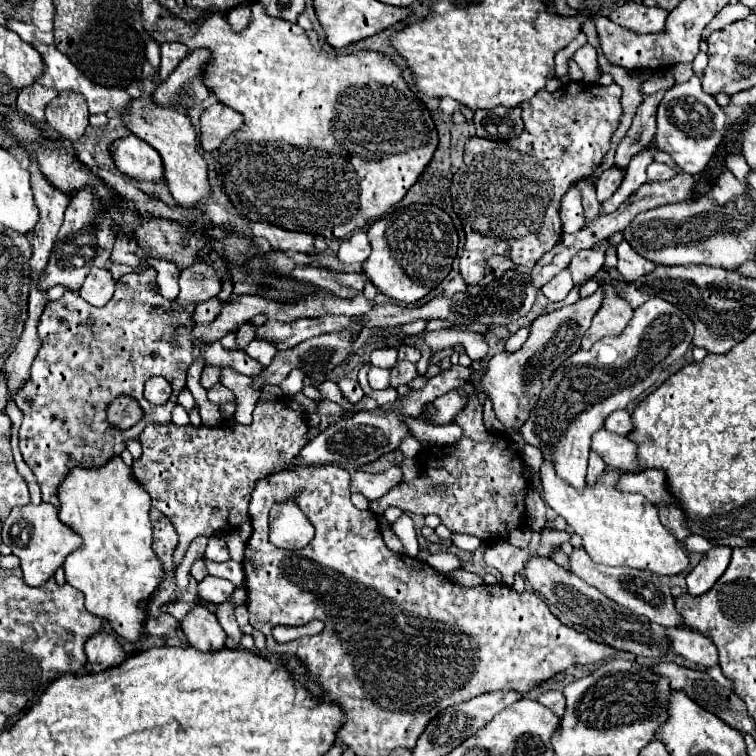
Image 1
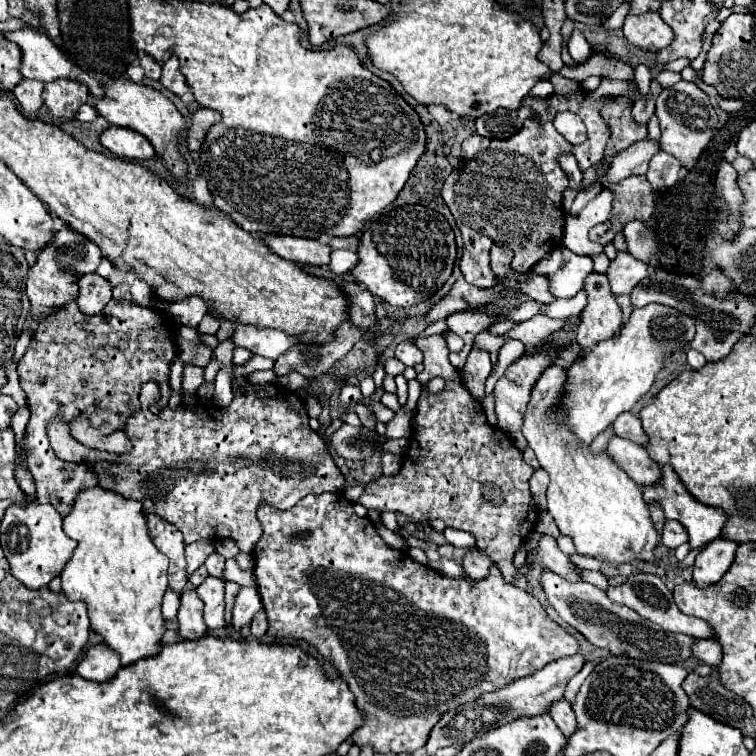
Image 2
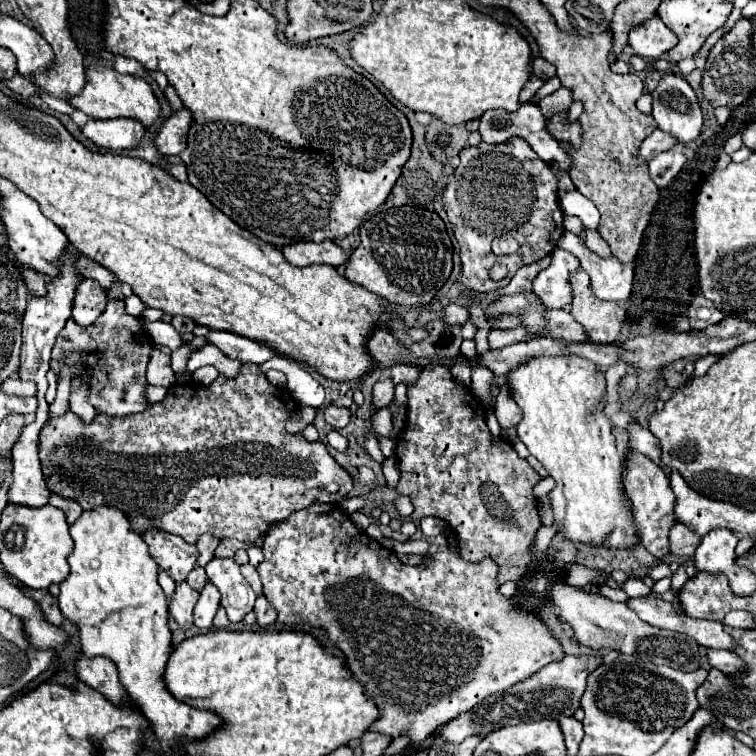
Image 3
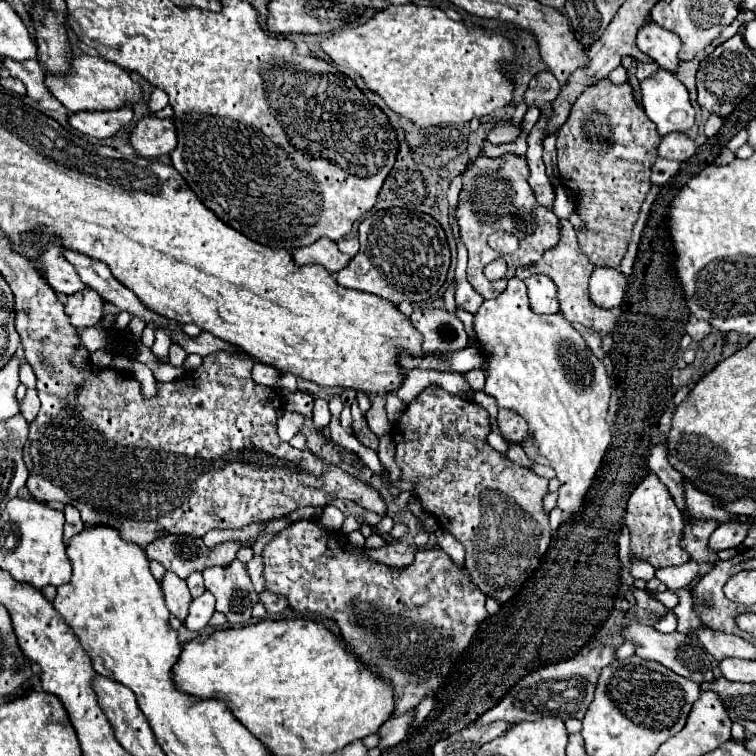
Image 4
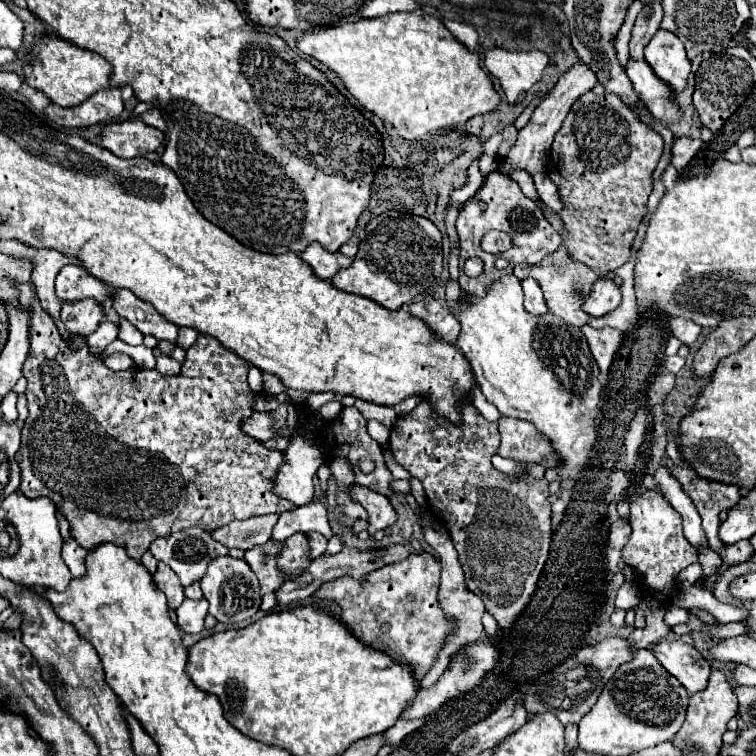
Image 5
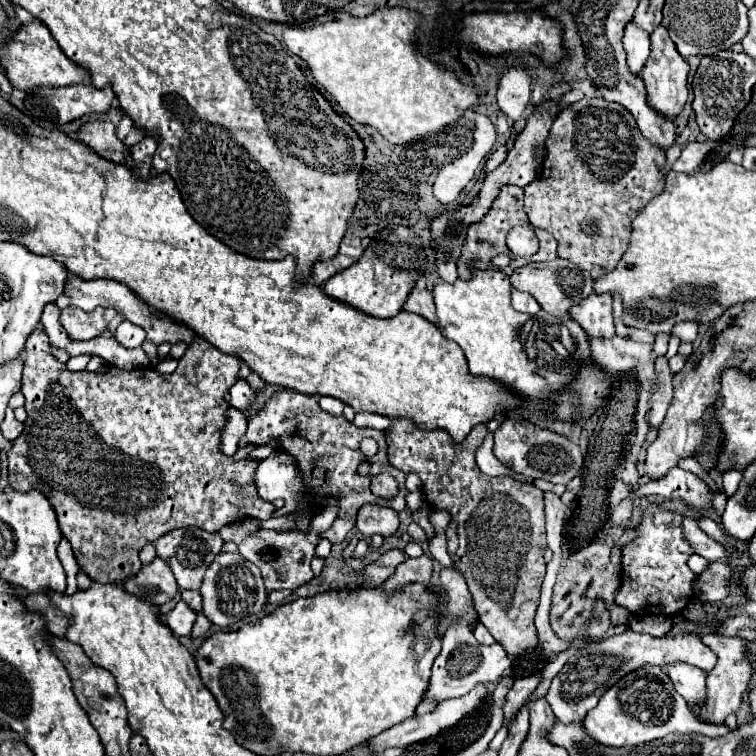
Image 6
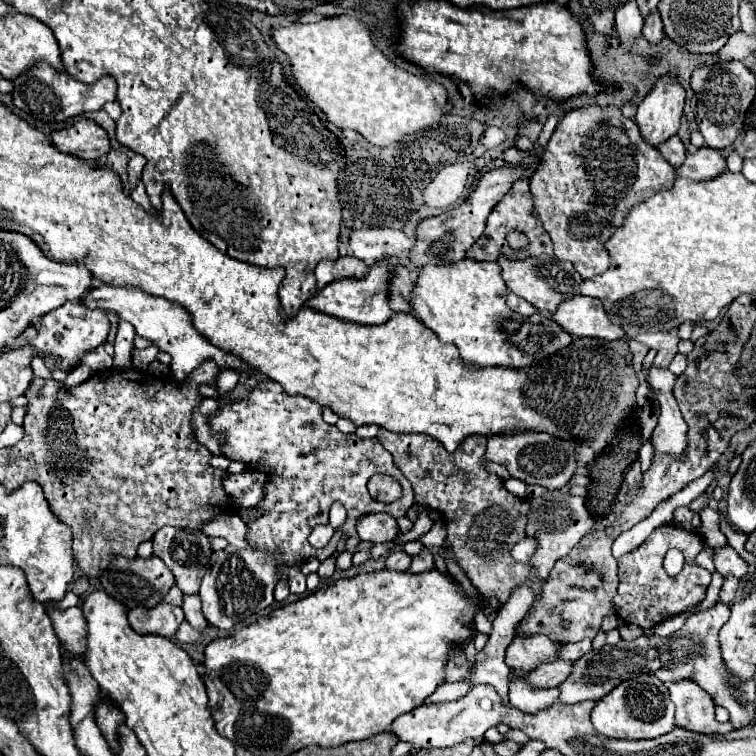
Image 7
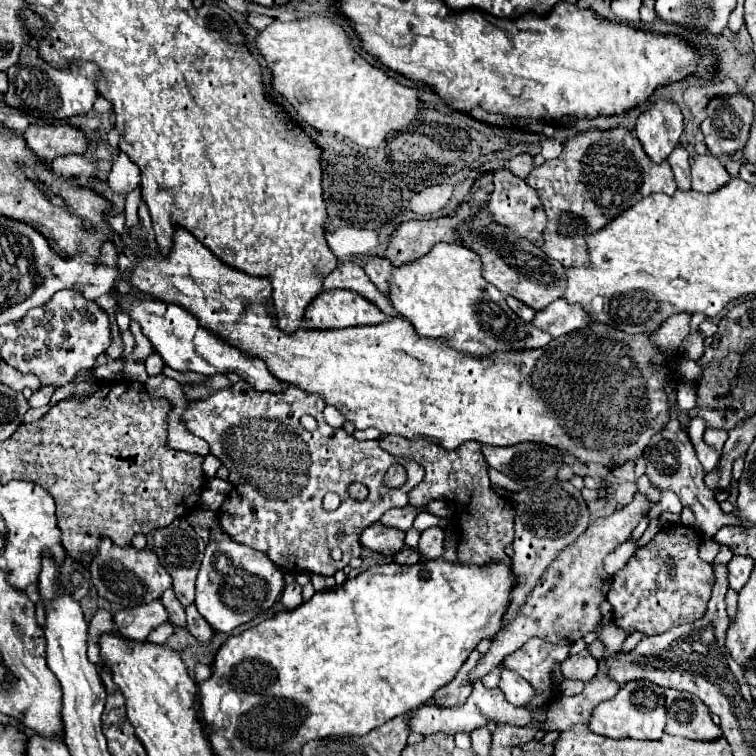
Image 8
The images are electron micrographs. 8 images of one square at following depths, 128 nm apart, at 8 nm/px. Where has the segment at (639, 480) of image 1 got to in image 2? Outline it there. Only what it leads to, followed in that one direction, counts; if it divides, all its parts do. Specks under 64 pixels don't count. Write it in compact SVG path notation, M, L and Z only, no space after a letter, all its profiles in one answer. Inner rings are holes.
M662 466L662 476L660 476L658 484L654 484L654 486L644 486L644 500L646 500L648 504L658 504L658 506L662 508L662 512L664 512L666 518L672 518L672 520L682 522L684 528L686 528L688 534L690 534L690 546L692 546L692 548L698 548L698 546L702 546L702 544L718 538L718 536L720 536L720 528L724 526L724 520L726 520L726 516L724 516L722 510L704 506L704 504L700 504L698 500L694 500L694 498L686 492L684 484L680 482L680 478L676 476L676 472L674 472L670 466Z

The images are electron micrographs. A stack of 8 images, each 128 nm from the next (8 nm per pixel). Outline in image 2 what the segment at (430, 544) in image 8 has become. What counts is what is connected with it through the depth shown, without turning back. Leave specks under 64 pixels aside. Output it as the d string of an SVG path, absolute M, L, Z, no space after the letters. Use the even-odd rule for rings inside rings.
M324 492L324 494L308 494L306 498L302 498L292 510L288 512L278 512L272 510L270 504L260 502L258 506L258 520L262 524L262 538L256 542L252 556L254 556L254 576L256 576L256 584L258 584L258 592L262 598L262 610L268 616L268 632L266 632L266 640L306 640L310 646L314 646L324 658L328 658L340 678L348 684L348 688L354 692L356 696L356 706L360 708L362 716L364 716L364 724L352 732L350 740L356 746L364 746L370 744L374 748L374 752L382 752L382 754L400 754L400 752L414 752L418 748L422 748L428 740L430 730L434 728L434 724L440 720L440 716L452 708L458 708L462 704L468 704L472 700L476 700L480 694L486 692L494 692L498 688L504 688L506 684L530 676L532 672L544 668L546 664L558 660L558 658L566 658L566 656L574 656L580 652L580 644L578 640L568 634L562 626L558 626L542 608L542 604L538 602L538 598L534 598L530 592L520 590L514 584L504 582L500 570L492 564L488 578L484 580L470 580L470 578L448 578L442 576L440 572L432 570L430 566L424 566L420 562L414 562L406 552L402 550L394 550L390 546L384 544L384 540L380 538L380 534L376 532L374 522L366 516L360 518L354 514L350 502L344 498L342 492ZM310 530L310 536L306 540L298 540L292 542L290 536L294 536L296 532L306 532Z

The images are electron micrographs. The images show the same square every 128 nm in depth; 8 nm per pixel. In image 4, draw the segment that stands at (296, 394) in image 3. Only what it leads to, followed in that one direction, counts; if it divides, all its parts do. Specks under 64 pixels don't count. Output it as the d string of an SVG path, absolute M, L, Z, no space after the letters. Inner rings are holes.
M322 398L314 399L314 428L326 428L330 422L330 410L328 410L328 402Z

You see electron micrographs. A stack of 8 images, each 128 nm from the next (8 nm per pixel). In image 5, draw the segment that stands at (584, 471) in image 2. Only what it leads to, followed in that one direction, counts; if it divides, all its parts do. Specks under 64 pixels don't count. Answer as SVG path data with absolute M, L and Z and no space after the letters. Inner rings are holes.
M514 274L502 276L484 298L468 294L472 304L468 308L456 306L456 318L462 324L462 334L458 338L458 348L468 358L474 378L482 386L482 392L488 402L492 402L500 414L512 418L524 418L536 426L538 432L548 436L560 464L558 476L562 480L576 480L574 472L582 472L594 446L598 442L596 416L598 406L602 402L602 384L598 380L600 368L596 368L596 360L592 360L588 342L580 328L566 324L552 312L544 316L532 316L524 308L524 292L520 288L520 280Z

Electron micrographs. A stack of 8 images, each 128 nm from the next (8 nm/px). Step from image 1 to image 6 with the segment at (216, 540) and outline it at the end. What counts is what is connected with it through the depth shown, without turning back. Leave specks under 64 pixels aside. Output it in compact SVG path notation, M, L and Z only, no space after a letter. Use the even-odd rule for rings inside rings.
M220 552L214 562L208 566L206 574L204 574L204 582L202 582L202 610L206 614L206 618L216 624L216 626L230 626L250 614L258 614L264 604L266 604L266 588L262 584L262 576L260 570L244 560L244 556L240 556L238 552L228 554L228 552Z

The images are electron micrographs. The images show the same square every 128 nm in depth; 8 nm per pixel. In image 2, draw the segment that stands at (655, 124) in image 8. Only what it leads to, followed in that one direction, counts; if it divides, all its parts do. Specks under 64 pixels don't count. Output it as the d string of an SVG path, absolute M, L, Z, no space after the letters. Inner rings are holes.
M646 12L638 16L628 14L622 32L628 42L652 52L666 48L674 38L670 26L666 26L666 22L658 12Z

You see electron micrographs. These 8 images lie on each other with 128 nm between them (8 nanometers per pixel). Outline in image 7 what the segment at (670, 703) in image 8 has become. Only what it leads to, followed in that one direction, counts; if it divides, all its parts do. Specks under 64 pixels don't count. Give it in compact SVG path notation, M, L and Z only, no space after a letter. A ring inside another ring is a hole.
M692 680L672 682L668 686L672 702L676 704L676 724L680 728L688 728L700 734L728 734L732 732L732 724L720 724L714 714L712 696L704 692Z

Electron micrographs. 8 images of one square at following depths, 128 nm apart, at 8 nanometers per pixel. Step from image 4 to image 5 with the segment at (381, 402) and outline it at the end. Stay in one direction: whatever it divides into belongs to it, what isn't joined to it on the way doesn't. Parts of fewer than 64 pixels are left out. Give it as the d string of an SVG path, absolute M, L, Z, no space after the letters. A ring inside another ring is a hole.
M368 420L368 432L370 432L370 436L378 442L378 444L388 444L388 436L390 436L390 428L388 426L384 426L382 422L378 422L378 420Z

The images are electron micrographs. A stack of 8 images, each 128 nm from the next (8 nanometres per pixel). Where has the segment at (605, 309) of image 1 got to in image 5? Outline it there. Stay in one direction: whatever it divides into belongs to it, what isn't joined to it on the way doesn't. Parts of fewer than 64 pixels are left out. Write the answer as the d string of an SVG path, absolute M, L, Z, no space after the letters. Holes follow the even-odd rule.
M540 198L536 200L536 204L542 208L546 220L550 220L550 224L552 224L553 228L562 237L562 243L556 252L552 252L552 256L546 256L540 264L536 264L536 266L516 266L516 268L514 268L514 274L516 274L520 280L524 280L524 278L528 278L528 276L536 278L536 280L540 282L542 290L544 290L544 298L546 298L546 302L548 302L550 312L556 314L556 316L560 316L564 322L582 328L582 326L588 324L590 318L592 318L592 316L588 316L588 314L582 310L582 304L584 304L584 300L586 300L586 296L588 296L588 292L590 292L592 282L594 282L598 276L596 276L586 264L580 264L578 260L572 260L572 256L568 256L568 248L565 246L568 232L564 226L564 222L560 220L558 212L554 212L554 210L552 210L548 204L544 204Z

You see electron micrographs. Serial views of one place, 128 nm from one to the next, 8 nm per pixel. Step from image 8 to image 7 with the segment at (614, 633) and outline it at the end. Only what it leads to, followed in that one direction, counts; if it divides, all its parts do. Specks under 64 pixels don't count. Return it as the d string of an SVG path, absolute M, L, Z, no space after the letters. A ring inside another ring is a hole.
M620 622L618 630L620 630L620 636L622 636L624 640L632 640L632 638L638 638L638 636L642 634L642 628L640 628L640 626L628 624L628 622Z

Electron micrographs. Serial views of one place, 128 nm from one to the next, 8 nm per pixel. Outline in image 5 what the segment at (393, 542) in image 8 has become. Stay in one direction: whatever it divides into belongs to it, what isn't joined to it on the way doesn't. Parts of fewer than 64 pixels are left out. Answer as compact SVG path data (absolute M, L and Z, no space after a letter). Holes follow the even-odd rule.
M350 484L348 494L370 512L370 534L374 534L376 530L384 530L396 522L396 510L386 496L372 492L370 488L364 488L360 484Z

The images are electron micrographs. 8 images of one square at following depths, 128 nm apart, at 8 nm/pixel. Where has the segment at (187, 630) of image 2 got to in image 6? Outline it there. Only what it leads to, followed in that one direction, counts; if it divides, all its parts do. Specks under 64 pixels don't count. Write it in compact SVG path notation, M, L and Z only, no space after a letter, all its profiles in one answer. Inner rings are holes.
M154 558L150 564L142 566L138 574L132 574L124 582L124 588L156 606L170 602L178 594L176 578L162 558Z

